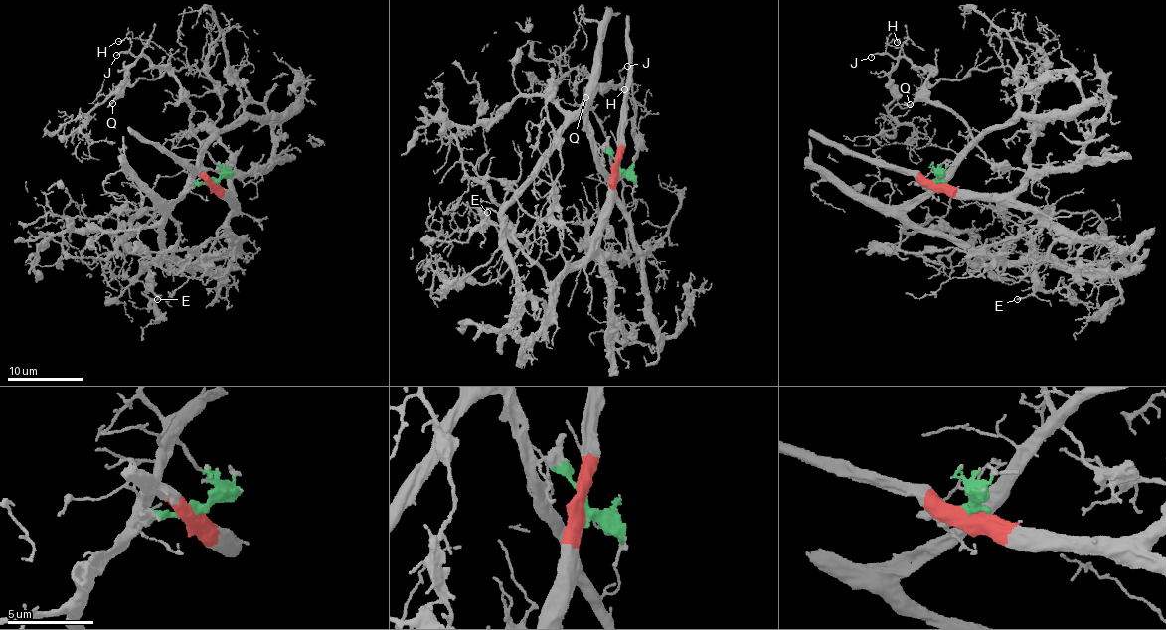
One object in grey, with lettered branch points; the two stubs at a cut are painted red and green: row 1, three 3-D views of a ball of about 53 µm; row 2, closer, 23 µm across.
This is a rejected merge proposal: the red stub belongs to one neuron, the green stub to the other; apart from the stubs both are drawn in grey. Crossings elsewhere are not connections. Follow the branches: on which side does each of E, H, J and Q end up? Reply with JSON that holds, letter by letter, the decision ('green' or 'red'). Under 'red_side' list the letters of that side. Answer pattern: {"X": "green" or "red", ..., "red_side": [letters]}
{"E": "green", "H": "green", "J": "green", "Q": "green", "red_side": []}

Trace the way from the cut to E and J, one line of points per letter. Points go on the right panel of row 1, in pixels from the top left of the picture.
E: (938, 180), (929, 182), (907, 211), (908, 217), (920, 226), (1004, 260), (1033, 262), (1034, 288), (1016, 300)
J: (938, 180), (970, 144), (969, 127), (929, 98), (926, 67), (871, 56)

